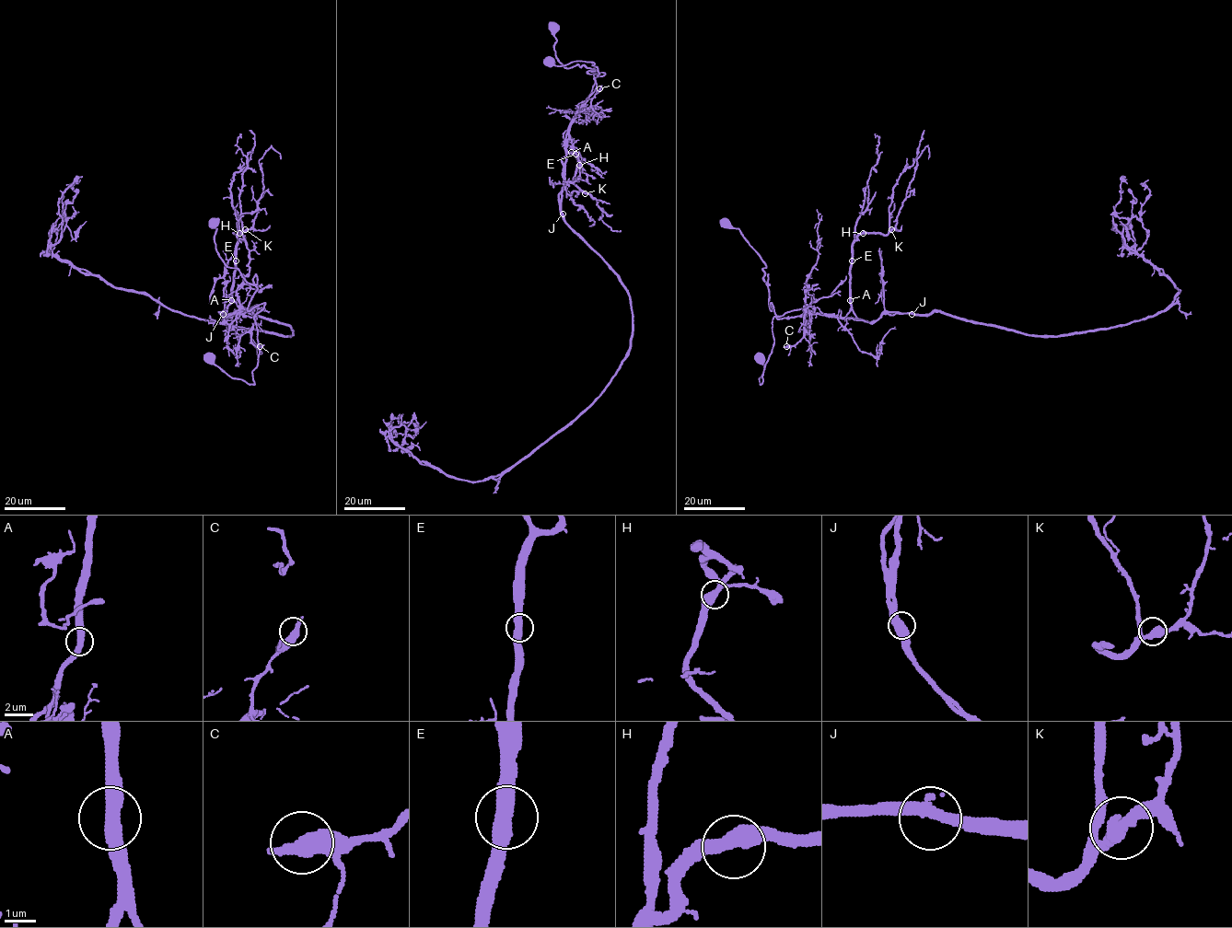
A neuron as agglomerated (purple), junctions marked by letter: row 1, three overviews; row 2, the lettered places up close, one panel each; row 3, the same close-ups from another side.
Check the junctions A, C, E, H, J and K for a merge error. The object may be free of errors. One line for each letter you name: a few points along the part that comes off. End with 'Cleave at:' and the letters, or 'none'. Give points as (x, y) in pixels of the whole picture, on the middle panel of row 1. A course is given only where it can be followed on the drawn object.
J: foreign part runs (563, 214), (628, 295), (628, 354), (496, 476), (422, 464), (391, 430), (420, 450)
Cleave at: J

